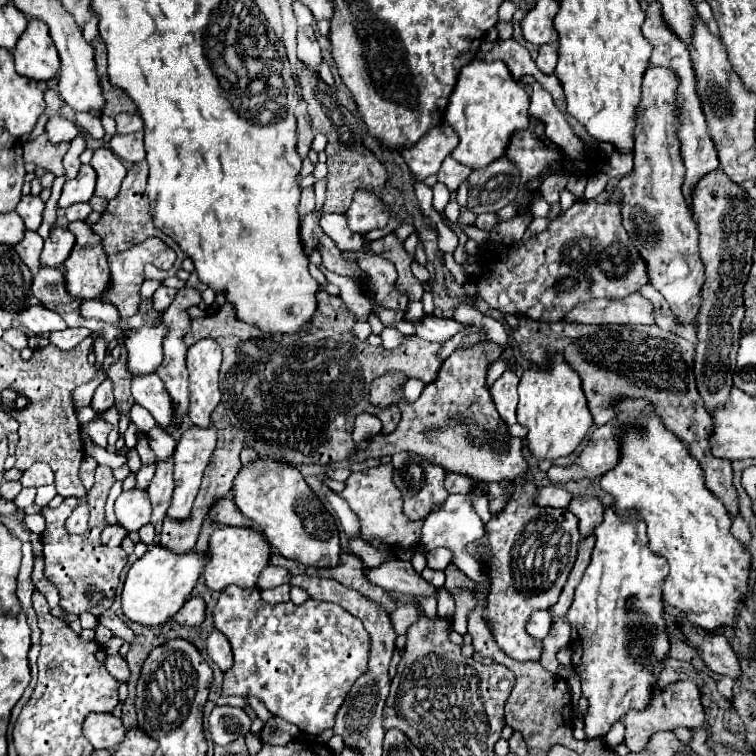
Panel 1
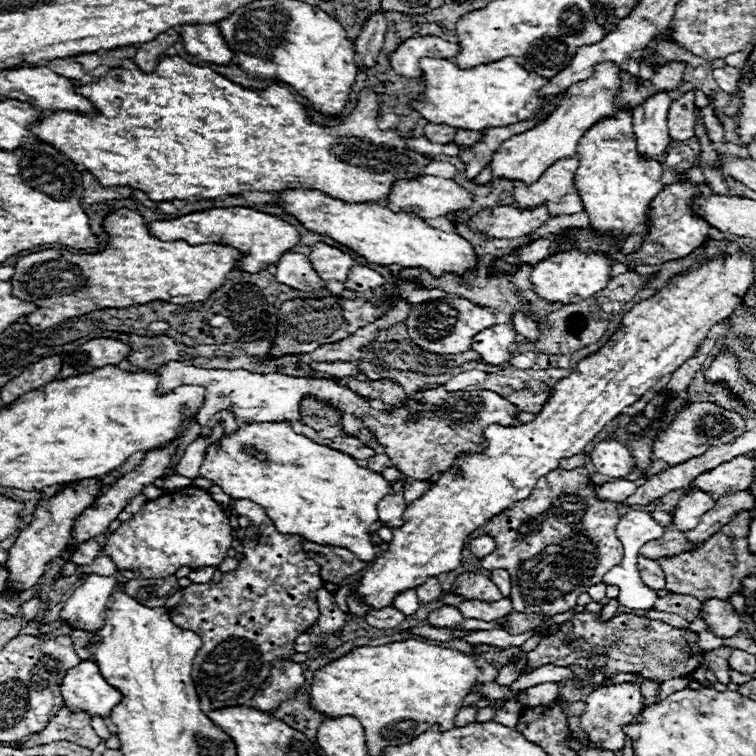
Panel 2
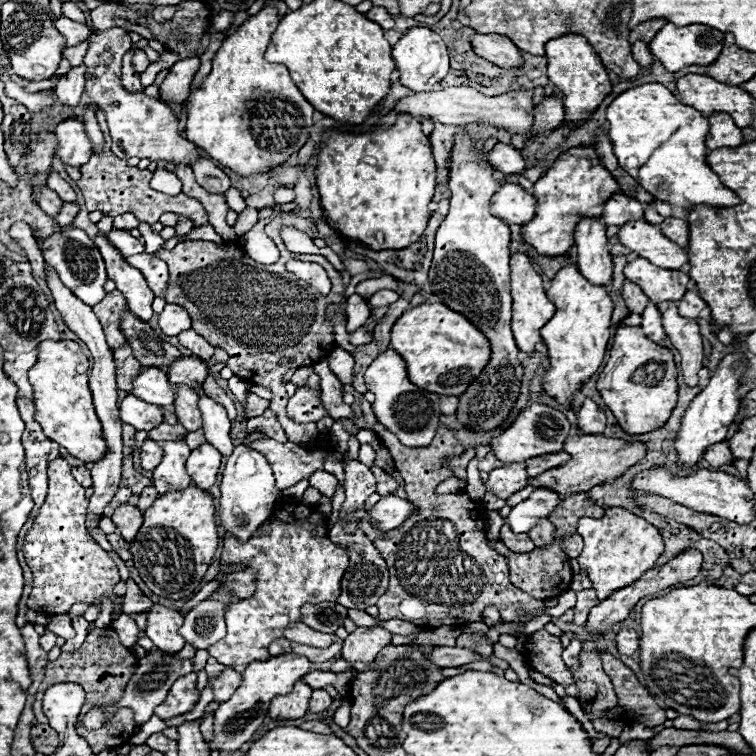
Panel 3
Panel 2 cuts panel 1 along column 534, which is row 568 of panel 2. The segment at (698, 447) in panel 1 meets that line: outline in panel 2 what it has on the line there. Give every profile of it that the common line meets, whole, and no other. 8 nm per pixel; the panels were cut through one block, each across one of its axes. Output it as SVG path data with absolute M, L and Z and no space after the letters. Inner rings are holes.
M306 540L302 544L302 548L306 550L306 554L310 554L318 562L320 576L324 582L342 584L344 580L348 580L368 568L368 562L362 562L360 558L356 558L354 554L350 554L350 550L318 546L318 544L306 542Z

